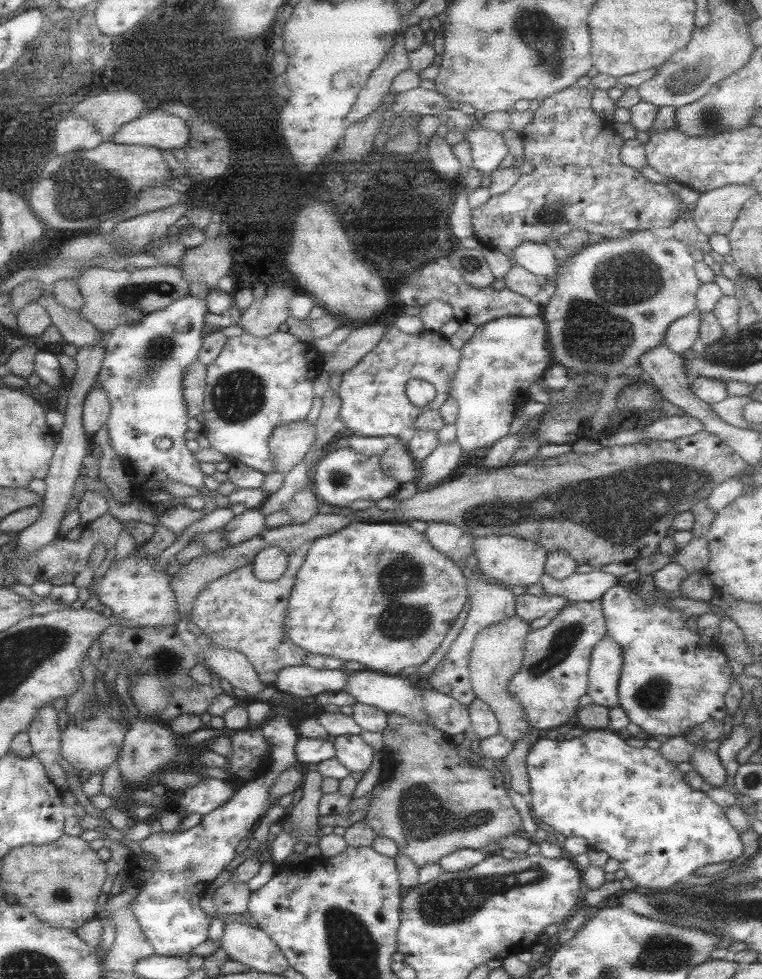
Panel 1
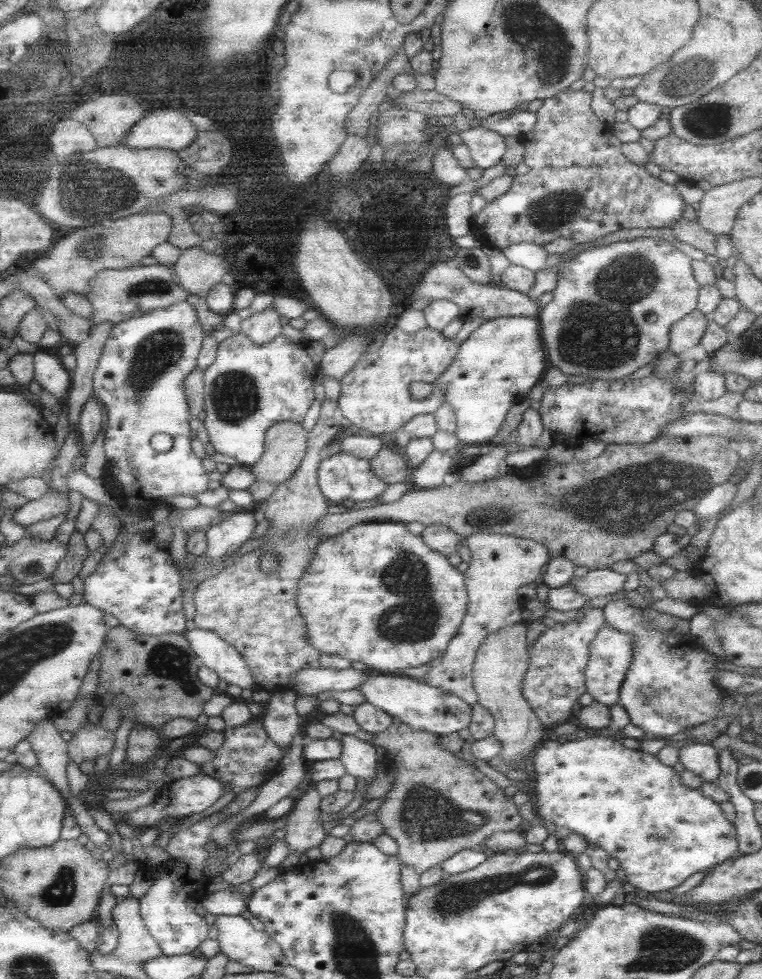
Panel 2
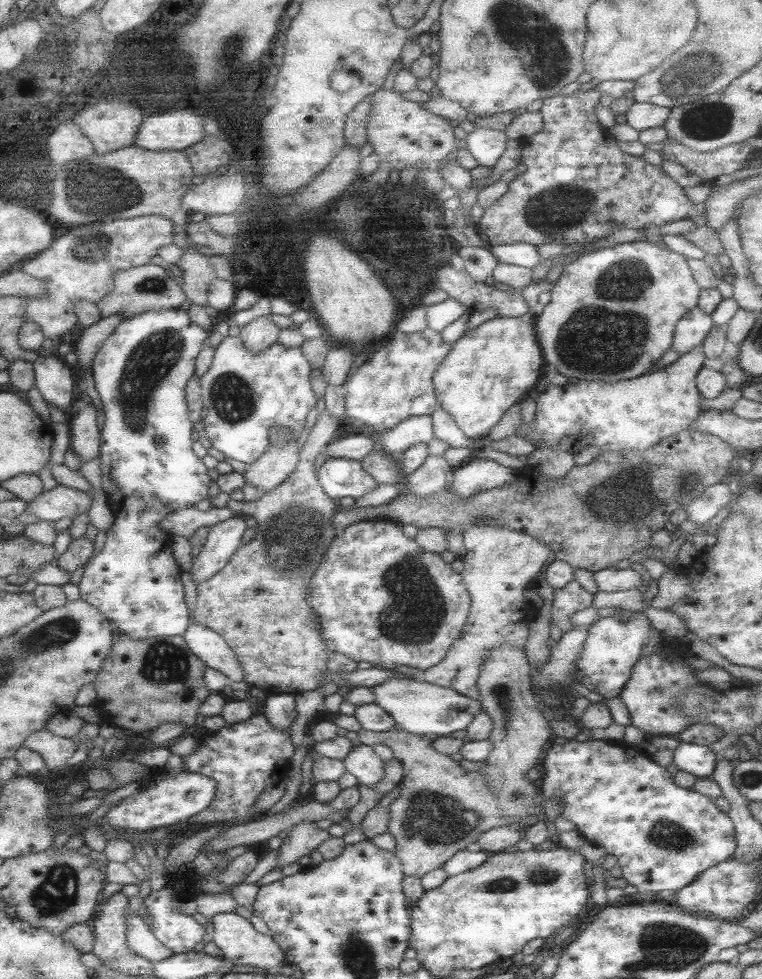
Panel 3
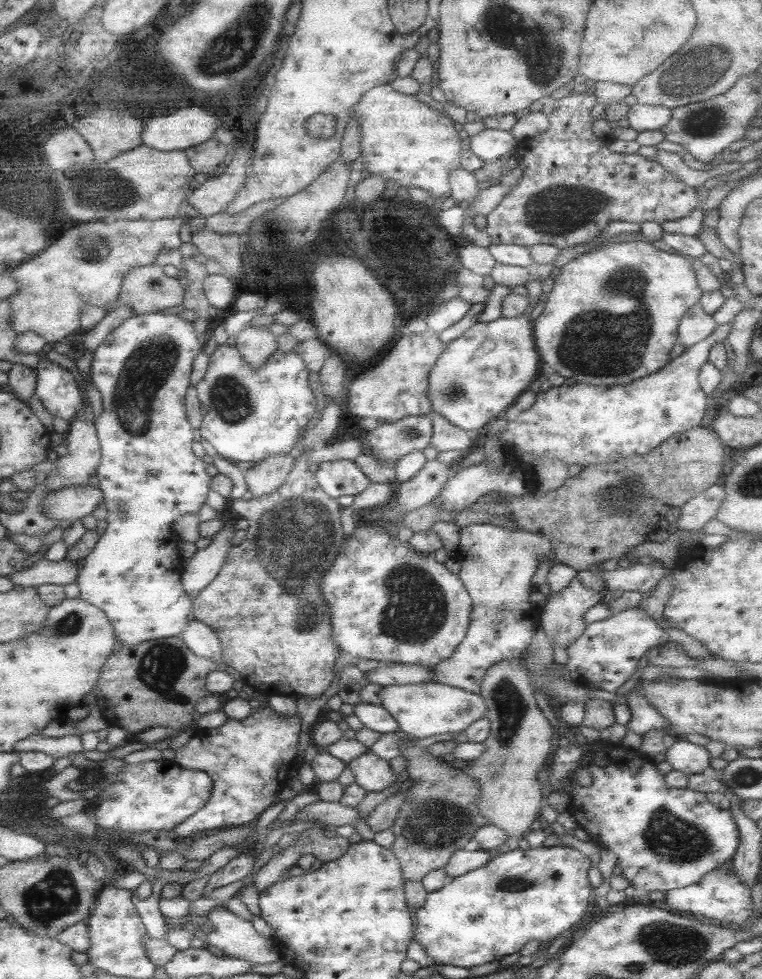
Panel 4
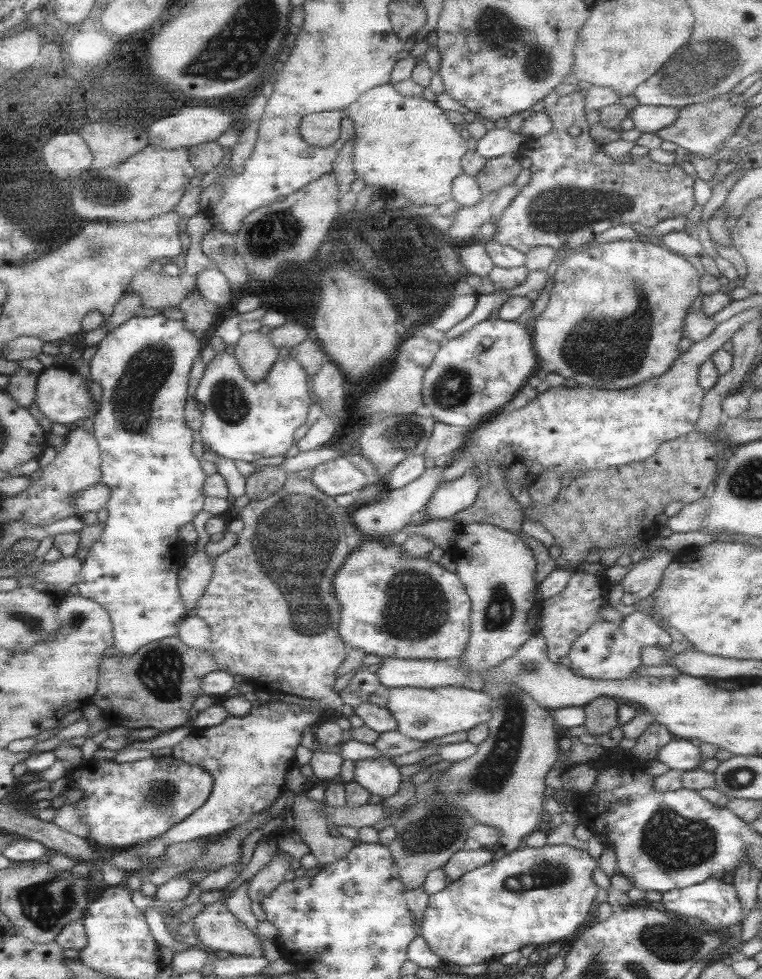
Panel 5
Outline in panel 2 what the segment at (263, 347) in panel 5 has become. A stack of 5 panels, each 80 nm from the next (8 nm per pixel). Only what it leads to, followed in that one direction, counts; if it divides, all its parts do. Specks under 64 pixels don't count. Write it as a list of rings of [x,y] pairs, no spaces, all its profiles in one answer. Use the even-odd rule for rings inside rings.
[[[270,304],[263,312],[254,312],[240,322],[240,332],[253,344],[265,344],[280,334],[280,315]]]

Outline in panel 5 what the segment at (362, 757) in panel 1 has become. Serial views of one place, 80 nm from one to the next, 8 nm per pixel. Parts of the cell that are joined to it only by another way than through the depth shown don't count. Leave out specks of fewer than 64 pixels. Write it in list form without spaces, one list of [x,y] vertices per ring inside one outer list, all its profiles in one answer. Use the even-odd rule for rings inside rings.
[[[381,755],[371,760],[357,760],[354,761],[352,781],[383,801],[393,796],[400,787],[401,778],[397,768],[391,760]]]

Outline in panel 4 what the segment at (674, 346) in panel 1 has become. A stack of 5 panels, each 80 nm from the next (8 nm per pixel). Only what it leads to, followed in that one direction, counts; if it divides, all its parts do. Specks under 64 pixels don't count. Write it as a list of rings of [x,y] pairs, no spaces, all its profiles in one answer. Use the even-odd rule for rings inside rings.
[[[697,302],[680,317],[676,330],[676,342],[682,344],[685,349],[689,348],[692,344],[709,336],[716,325],[713,317],[703,312]]]

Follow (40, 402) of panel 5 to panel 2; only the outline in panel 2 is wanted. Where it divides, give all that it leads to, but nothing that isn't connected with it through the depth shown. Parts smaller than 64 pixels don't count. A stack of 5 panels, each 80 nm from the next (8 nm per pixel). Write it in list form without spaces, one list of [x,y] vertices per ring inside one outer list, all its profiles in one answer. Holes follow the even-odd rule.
[[[37,352],[32,355],[32,377],[40,388],[56,400],[65,400],[70,387],[69,372],[60,363],[60,357]]]

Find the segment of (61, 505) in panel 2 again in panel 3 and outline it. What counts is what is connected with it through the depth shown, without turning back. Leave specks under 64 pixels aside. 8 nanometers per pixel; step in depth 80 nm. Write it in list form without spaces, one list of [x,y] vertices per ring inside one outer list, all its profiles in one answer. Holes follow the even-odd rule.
[[[58,485],[26,503],[23,513],[35,515],[35,518],[41,521],[57,522],[61,518],[68,516],[74,518],[78,514],[87,512],[91,503],[91,496]]]

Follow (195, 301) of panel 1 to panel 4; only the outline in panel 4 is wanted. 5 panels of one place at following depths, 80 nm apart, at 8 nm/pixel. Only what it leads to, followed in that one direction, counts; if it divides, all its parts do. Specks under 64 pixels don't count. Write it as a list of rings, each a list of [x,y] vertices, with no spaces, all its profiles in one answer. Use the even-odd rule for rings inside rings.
[[[147,312],[138,315],[132,314],[124,320],[117,328],[114,328],[93,351],[90,363],[90,381],[99,391],[102,400],[101,414],[93,421],[93,427],[97,436],[100,449],[100,460],[95,469],[97,476],[97,487],[103,496],[103,506],[105,507],[105,530],[98,536],[97,542],[93,545],[91,552],[83,558],[83,566],[78,571],[77,578],[74,580],[79,589],[79,598],[96,606],[103,612],[111,623],[116,642],[121,646],[137,646],[142,642],[155,638],[177,637],[182,631],[187,621],[187,614],[190,612],[192,601],[183,590],[180,575],[183,572],[184,562],[178,557],[176,551],[177,536],[172,531],[172,524],[184,514],[197,512],[206,502],[206,495],[209,493],[209,482],[211,478],[205,473],[206,464],[201,459],[196,458],[191,451],[193,442],[193,428],[185,417],[183,397],[190,386],[189,375],[191,364],[195,355],[202,350],[207,340],[208,333],[199,333],[193,329],[190,321],[179,318],[176,314],[159,314],[157,312]]]

